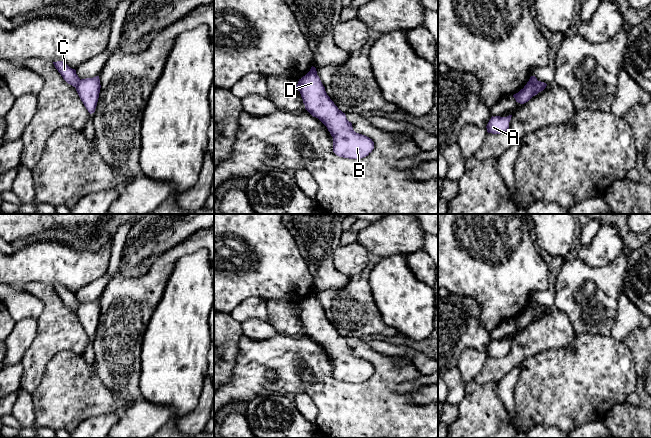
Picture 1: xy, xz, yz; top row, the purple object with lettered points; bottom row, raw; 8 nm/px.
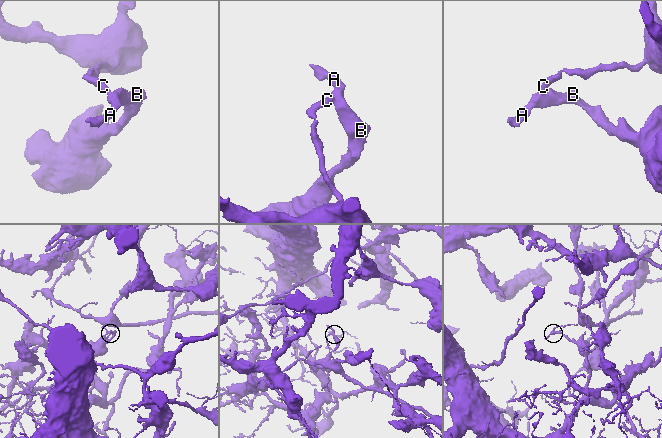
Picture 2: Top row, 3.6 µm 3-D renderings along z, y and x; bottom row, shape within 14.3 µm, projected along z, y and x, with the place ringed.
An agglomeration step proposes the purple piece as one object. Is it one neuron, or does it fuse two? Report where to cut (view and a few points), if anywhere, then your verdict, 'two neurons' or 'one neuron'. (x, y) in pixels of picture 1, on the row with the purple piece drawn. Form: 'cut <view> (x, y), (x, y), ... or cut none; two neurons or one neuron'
cut xy (80, 80), (75, 87); two neurons

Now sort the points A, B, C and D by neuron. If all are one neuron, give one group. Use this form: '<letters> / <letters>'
A B D / C

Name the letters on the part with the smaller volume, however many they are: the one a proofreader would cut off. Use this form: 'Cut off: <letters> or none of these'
Cut off: C

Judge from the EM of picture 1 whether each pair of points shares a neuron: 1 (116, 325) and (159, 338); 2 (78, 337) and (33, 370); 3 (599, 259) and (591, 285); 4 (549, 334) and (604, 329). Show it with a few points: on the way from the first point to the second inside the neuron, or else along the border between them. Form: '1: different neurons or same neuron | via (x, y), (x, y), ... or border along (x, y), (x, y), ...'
1: different neurons | border along (154, 311), (143, 337), (140, 356)
2: same neuron | via (66, 337), (61, 337), (40, 358)
3: different neurons | border along (618, 255), (601, 266), (589, 266), (577, 257)
4: different neurons | border along (563, 311), (575, 334)

